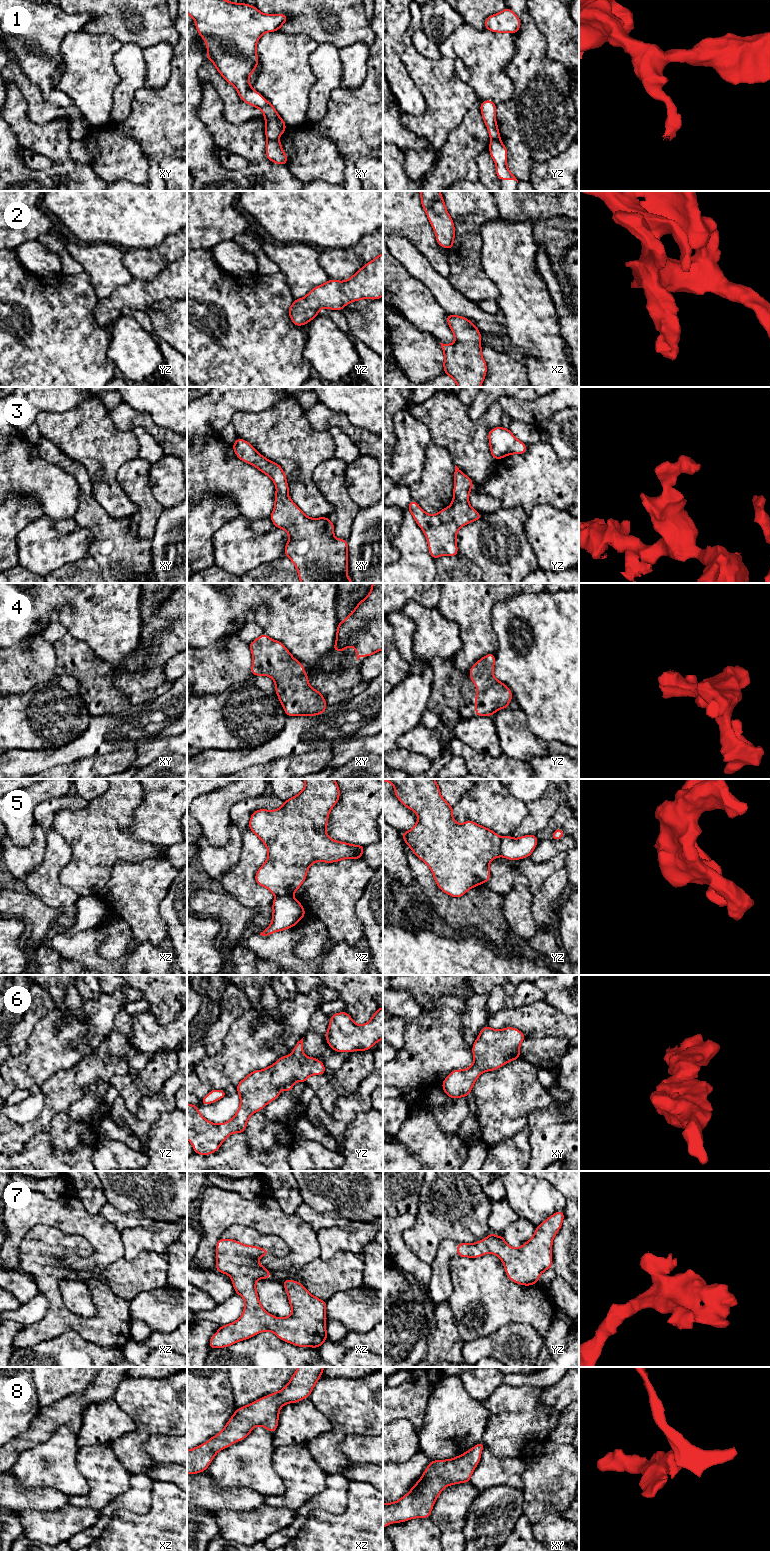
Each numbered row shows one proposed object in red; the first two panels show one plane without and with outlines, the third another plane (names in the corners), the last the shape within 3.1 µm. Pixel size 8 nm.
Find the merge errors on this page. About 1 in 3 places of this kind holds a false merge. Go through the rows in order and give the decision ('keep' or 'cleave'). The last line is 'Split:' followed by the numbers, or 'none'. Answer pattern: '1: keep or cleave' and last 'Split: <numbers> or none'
1: cleave
2: keep
3: keep
4: keep
5: cleave
6: keep
7: keep
8: keep
Split: 1, 5

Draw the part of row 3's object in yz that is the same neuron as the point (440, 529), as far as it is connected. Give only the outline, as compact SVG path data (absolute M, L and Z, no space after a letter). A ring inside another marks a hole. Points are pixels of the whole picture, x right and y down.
M456 465L454 480L453 501L449 507L429 515L415 500L411 500L407 508L424 532L429 553L434 559L442 555L457 556L458 530L472 521L482 519L480 513L469 504L469 493L474 486L473 481Z

